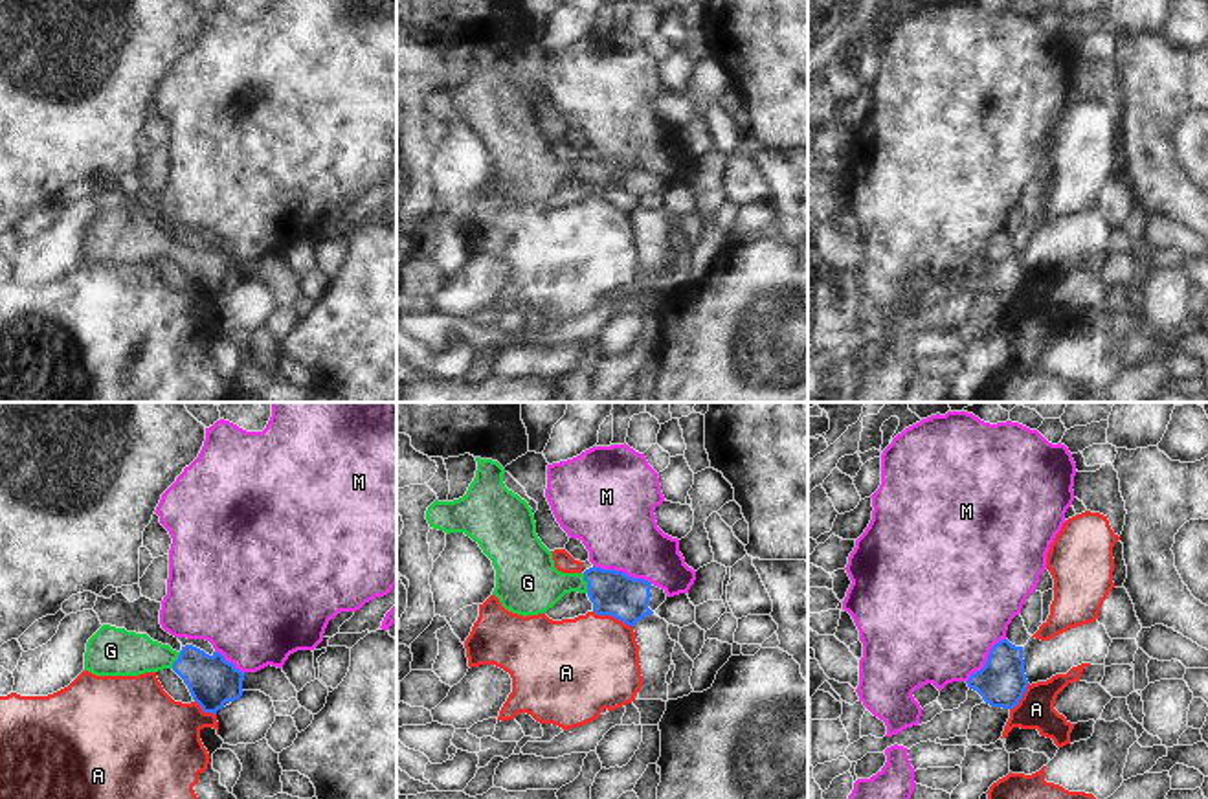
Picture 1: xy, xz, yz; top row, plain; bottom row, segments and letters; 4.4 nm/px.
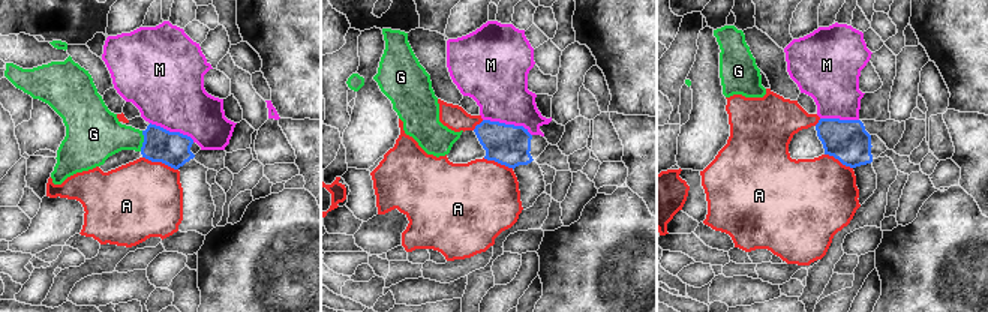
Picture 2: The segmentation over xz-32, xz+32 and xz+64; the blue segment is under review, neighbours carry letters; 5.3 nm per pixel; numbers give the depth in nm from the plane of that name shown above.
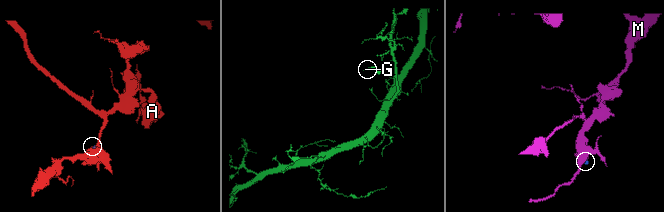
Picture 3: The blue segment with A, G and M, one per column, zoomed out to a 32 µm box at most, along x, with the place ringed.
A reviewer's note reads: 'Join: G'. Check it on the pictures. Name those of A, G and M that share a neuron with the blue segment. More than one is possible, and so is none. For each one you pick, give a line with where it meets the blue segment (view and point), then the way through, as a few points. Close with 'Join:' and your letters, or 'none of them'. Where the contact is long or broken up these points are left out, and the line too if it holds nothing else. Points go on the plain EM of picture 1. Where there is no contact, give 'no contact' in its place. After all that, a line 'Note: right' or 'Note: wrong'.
G: xz (586, 169) | across xz (615, 182), (595, 169), (586, 169), (529, 173)
Join: G
Note: right

